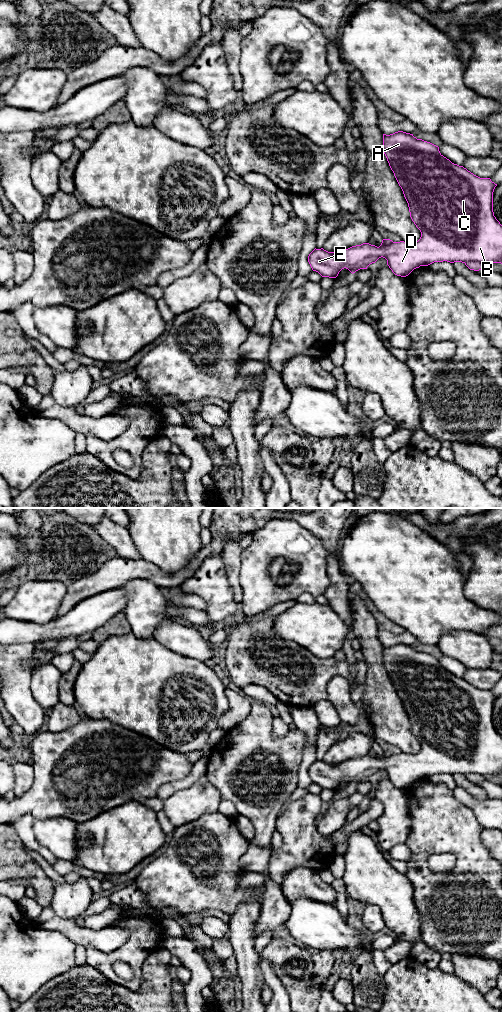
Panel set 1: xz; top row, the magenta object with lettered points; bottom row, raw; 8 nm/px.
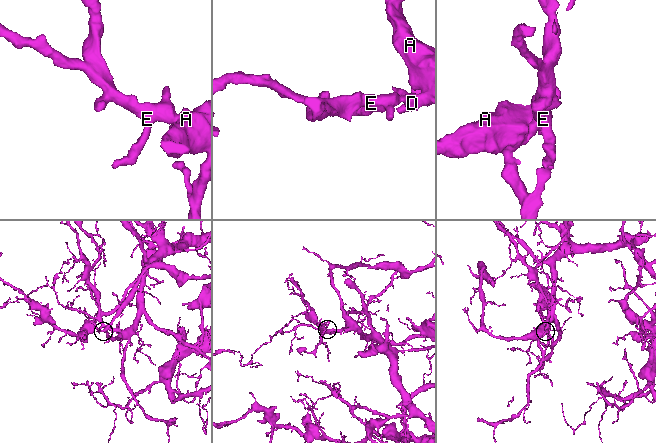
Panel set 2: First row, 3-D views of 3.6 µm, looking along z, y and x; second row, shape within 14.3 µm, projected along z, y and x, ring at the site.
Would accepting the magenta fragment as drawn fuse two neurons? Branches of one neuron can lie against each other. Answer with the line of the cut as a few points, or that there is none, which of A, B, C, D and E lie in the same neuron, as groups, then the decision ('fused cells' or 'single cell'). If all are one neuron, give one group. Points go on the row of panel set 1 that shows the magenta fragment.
cut none; groups A B C D E; single cell

